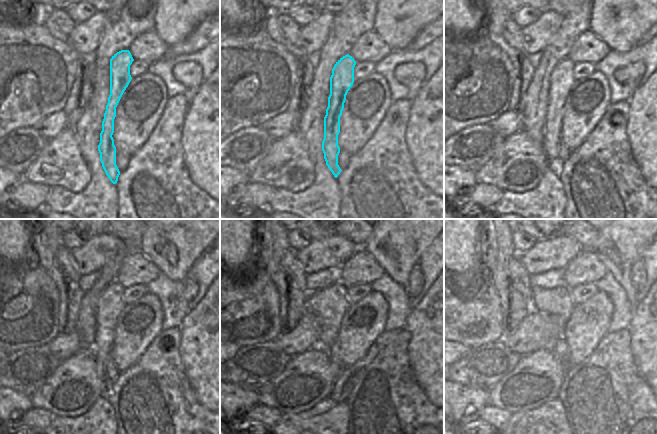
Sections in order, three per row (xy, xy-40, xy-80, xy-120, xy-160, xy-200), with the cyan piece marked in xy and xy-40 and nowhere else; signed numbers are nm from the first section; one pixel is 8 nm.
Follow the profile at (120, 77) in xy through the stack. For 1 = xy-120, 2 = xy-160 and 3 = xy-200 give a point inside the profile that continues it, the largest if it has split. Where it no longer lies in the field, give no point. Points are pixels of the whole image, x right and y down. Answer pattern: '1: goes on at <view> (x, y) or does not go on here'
1: goes on at xy-120 (110, 304)
2: goes on at xy-160 (330, 304)
3: goes on at xy-200 (558, 302)

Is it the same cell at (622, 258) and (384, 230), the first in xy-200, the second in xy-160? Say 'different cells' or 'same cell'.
same cell

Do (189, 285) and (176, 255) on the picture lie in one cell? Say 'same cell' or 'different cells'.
different cells

